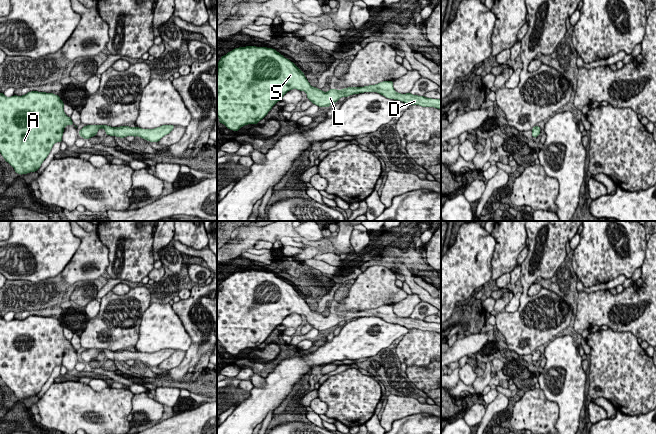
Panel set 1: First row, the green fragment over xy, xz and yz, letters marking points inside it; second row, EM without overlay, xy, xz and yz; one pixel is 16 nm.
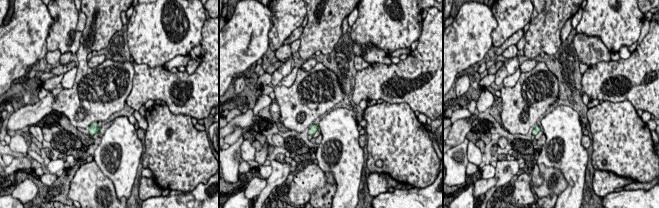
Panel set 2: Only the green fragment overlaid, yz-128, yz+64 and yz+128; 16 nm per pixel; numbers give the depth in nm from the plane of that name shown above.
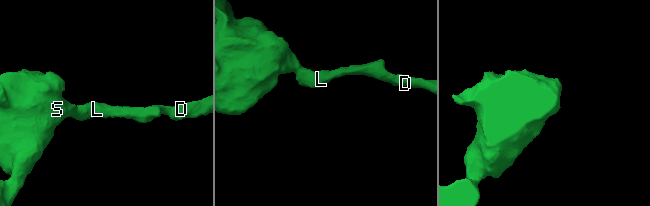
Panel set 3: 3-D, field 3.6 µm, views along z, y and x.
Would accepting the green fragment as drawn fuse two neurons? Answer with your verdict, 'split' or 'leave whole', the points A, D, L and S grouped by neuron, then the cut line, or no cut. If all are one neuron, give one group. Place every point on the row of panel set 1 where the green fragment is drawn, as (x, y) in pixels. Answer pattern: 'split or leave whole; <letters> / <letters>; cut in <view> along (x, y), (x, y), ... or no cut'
leave whole; A D L S; no cut

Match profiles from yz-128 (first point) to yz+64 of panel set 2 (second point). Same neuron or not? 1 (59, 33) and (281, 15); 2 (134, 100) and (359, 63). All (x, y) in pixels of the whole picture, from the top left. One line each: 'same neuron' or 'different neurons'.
1: same neuron
2: different neurons

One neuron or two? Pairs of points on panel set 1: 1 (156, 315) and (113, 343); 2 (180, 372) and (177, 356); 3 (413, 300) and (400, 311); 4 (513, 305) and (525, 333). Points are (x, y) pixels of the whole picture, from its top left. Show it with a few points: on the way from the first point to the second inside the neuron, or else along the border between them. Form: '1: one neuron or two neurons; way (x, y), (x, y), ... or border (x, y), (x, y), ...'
1: two neurons; border (149, 304), (142, 315), (139, 338), (134, 347)
2: two neurons; border (186, 351), (185, 357), (176, 366), (164, 372)
3: one neuron; way (410, 302), (403, 309)
4: two neurons; border (522, 293), (519, 307), (512, 312), (504, 311)

